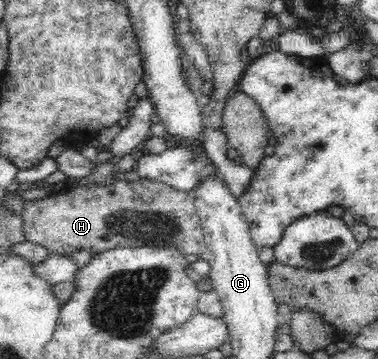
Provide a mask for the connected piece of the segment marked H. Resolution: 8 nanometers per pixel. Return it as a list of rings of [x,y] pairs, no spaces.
[[[117,179],[105,185],[65,188],[43,199],[25,201],[21,214],[22,229],[25,240],[43,245],[51,254],[71,255],[77,249],[86,249],[94,255],[117,247],[137,248],[155,245],[174,246],[185,254],[205,258],[207,247],[194,202],[195,195],[192,191],[175,190],[164,182],[153,182],[147,179],[129,182],[125,179]]]

